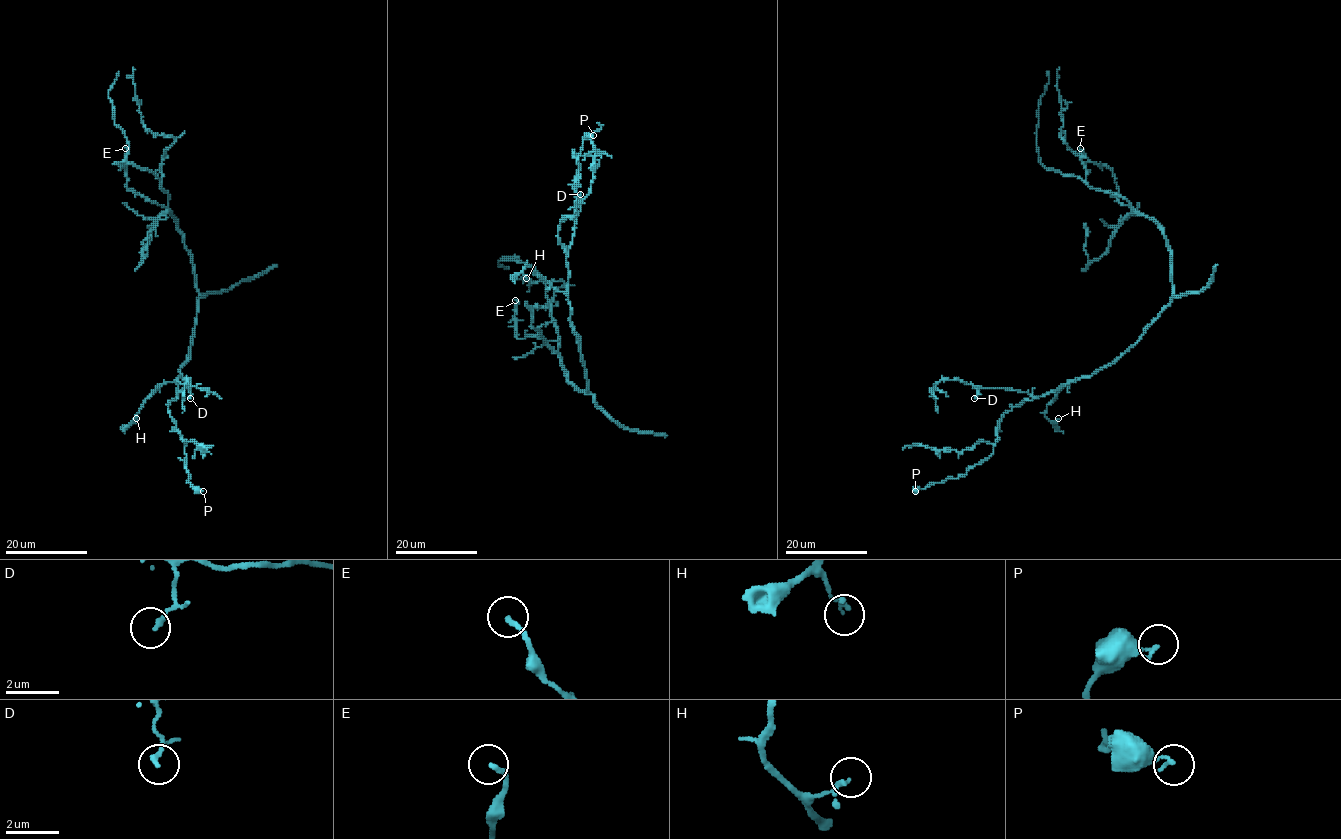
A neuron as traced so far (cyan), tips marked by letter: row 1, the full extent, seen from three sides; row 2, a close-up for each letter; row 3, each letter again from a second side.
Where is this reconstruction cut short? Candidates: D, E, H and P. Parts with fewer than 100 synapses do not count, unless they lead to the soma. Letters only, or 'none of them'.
none of them

